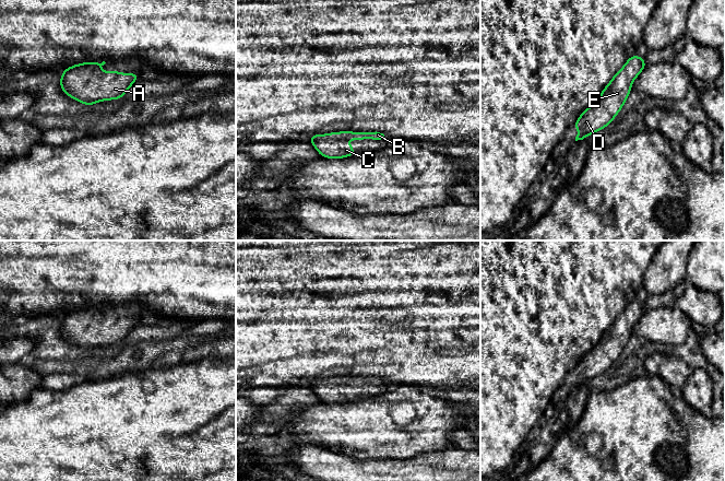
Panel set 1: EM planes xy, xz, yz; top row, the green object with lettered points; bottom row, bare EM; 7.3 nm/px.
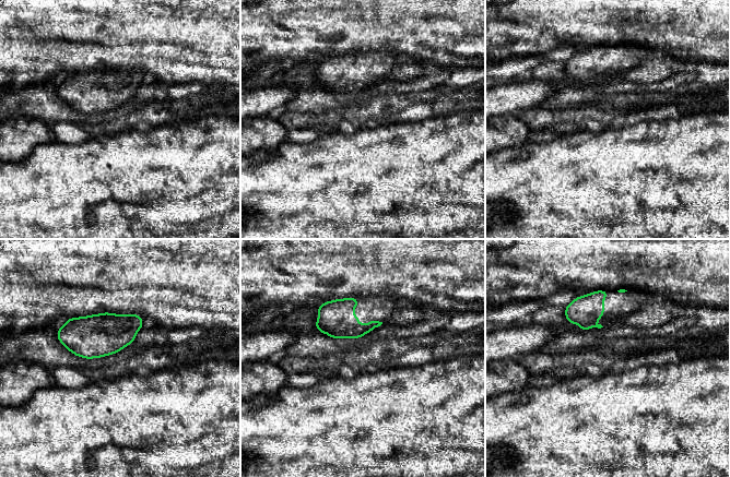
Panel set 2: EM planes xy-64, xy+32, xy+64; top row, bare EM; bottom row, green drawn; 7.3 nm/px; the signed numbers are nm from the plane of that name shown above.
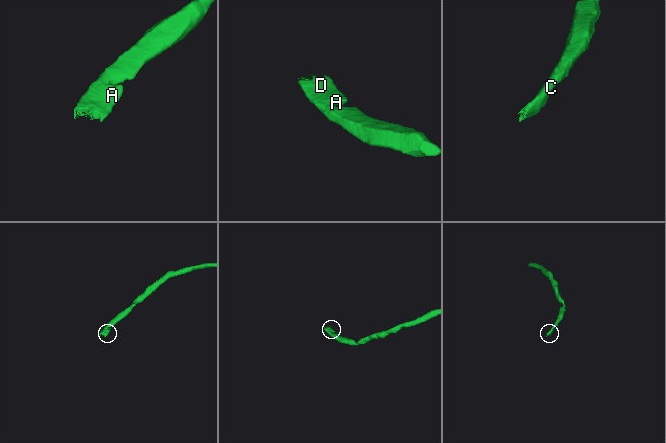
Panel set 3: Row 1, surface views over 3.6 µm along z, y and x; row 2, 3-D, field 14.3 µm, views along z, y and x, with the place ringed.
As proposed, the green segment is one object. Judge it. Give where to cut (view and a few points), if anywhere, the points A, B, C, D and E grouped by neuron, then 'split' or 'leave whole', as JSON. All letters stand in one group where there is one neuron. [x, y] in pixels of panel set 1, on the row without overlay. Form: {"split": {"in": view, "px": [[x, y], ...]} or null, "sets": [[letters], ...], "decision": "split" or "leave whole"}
{"split": null, "sets": [["A", "B", "C", "D", "E"]], "decision": "leave whole"}

